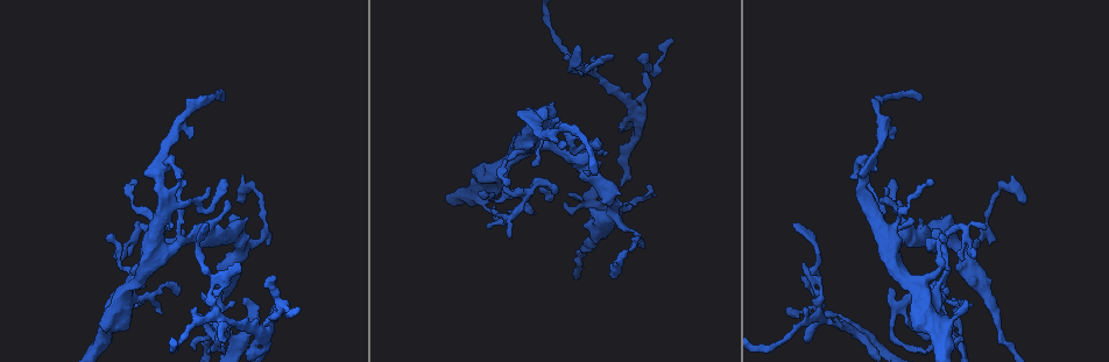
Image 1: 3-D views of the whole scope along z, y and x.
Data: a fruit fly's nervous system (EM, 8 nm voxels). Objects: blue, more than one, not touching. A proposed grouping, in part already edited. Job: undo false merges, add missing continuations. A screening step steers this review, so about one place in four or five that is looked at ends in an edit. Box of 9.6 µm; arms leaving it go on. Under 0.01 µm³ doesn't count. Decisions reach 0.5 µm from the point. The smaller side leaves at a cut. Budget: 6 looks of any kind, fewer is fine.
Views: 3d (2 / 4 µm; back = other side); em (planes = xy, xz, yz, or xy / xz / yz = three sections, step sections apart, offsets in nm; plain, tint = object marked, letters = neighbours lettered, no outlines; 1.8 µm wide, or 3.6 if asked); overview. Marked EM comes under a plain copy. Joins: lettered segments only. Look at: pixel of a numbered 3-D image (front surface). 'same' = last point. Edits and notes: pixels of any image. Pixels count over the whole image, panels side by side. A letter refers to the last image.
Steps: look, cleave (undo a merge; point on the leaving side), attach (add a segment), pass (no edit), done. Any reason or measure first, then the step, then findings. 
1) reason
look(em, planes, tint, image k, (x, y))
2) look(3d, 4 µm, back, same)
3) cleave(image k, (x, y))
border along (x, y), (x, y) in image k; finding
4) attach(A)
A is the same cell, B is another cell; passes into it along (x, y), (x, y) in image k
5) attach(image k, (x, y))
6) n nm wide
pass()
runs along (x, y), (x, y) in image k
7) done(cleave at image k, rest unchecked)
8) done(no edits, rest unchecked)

an open end
look(3d, 2 µm, image 1, (801, 275))

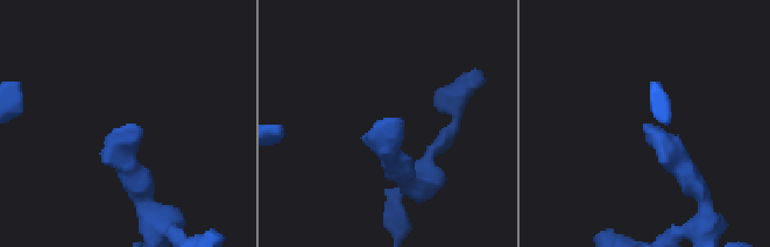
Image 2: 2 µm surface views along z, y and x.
shape alone is not enough
look(em, planes, letters, image 2, (647, 129))

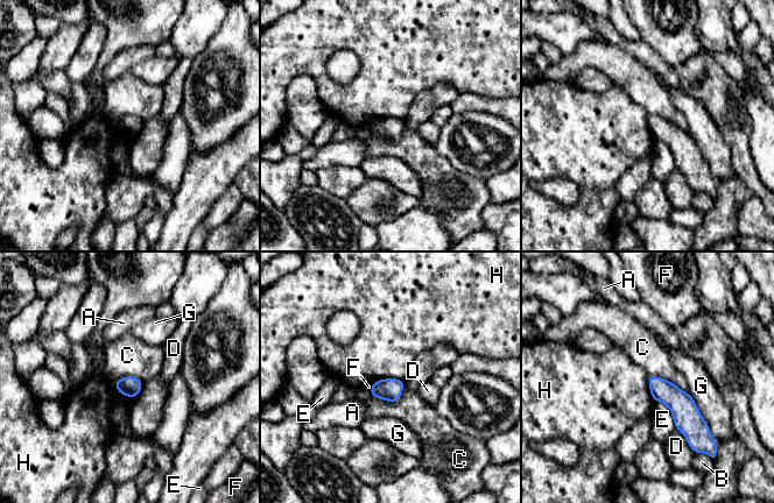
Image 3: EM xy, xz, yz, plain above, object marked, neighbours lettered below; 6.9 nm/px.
G touches over 340 nm
pass()
A, B, C, D, E, F, G and H are other cells; runs along (651, 378), (685, 413), (696, 436) in image 3; no lettered segment goes on from it

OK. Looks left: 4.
four-way junction
look(3d, 2 µm, back, image 1, (216, 317))

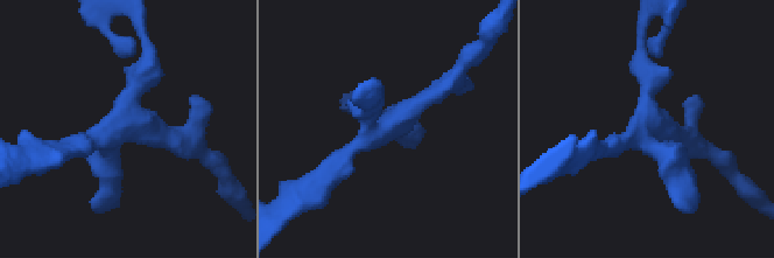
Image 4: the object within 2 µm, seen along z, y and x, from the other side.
need the tissue
look(em, xz, step 4, tint, image 4, (649, 121))

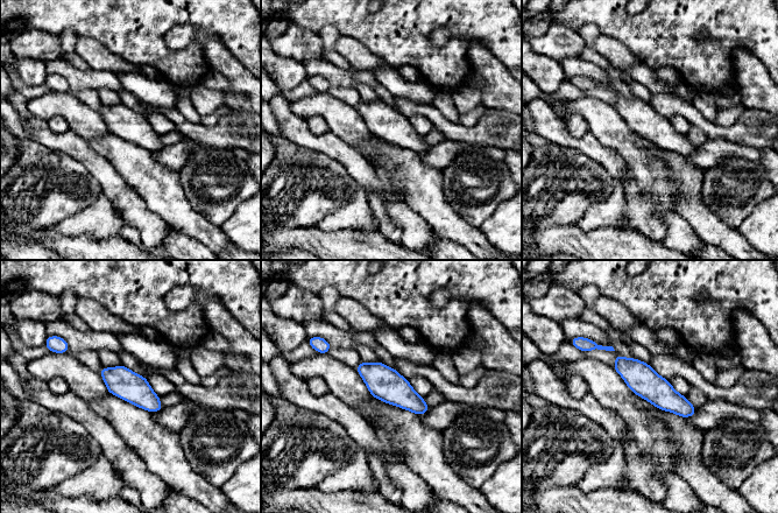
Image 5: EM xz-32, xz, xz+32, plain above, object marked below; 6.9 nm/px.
cut it another way
look(em, planes, letters, same)

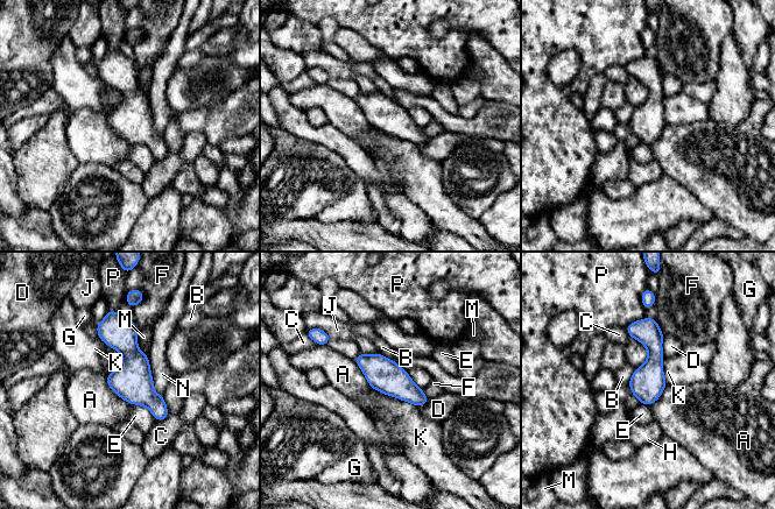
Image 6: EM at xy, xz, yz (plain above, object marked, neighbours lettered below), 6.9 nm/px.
pass()
A, B, C, D, E, F, G, H, J, K, M, N and P are other cells; border along (373, 388), (410, 402), (418, 408) in image 6; all the same cell

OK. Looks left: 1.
done(no edits, rest unchecked)

